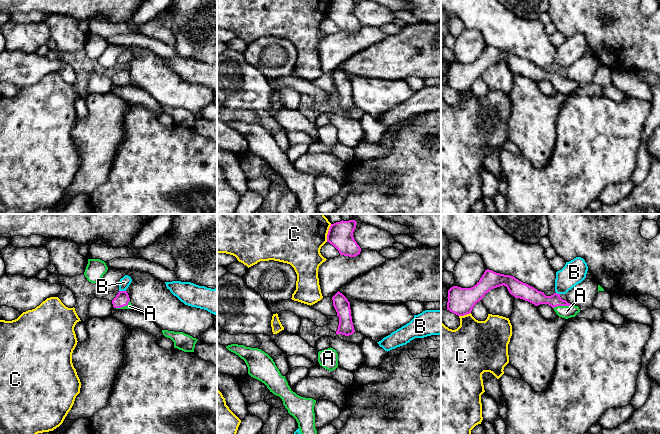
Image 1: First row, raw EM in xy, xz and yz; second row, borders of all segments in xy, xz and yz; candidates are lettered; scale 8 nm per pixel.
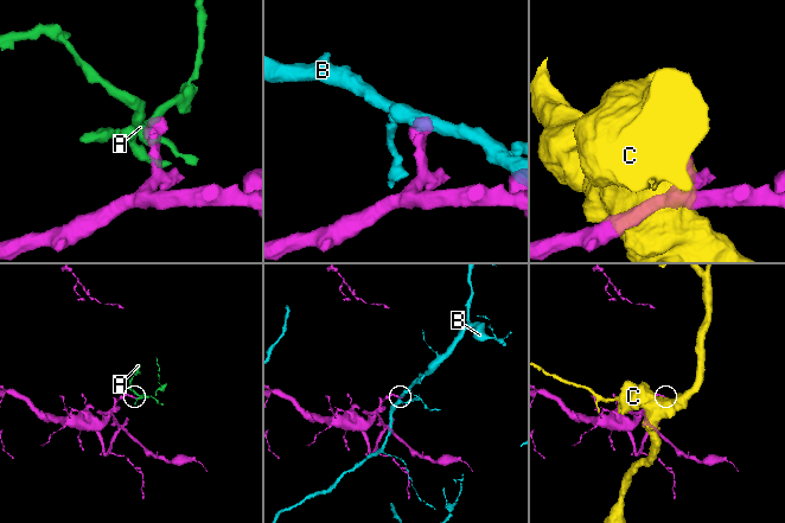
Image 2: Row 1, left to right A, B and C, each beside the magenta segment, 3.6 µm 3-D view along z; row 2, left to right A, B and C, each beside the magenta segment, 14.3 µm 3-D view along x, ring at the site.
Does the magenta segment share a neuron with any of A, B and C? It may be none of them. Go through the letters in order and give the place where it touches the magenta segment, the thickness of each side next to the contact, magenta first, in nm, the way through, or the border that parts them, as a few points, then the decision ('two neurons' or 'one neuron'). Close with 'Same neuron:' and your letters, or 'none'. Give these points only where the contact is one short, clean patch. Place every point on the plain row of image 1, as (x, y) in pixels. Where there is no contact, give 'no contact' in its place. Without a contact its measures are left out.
A: yz (562, 81) | 120/100 nm | across yz (536, 73), (554, 76), (562, 81), (566, 88) | one neuron
B: xy (122, 67) | 120/90 nm | two neurons
C: xz (328, 9) | 190/340 nm | two neurons
Same neuron: A

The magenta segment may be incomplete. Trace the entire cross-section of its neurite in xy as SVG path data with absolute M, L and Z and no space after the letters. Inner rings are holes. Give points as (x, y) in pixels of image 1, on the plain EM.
M119 67L112 76L113 83L116 85L135 85L131 78L127 67Z

